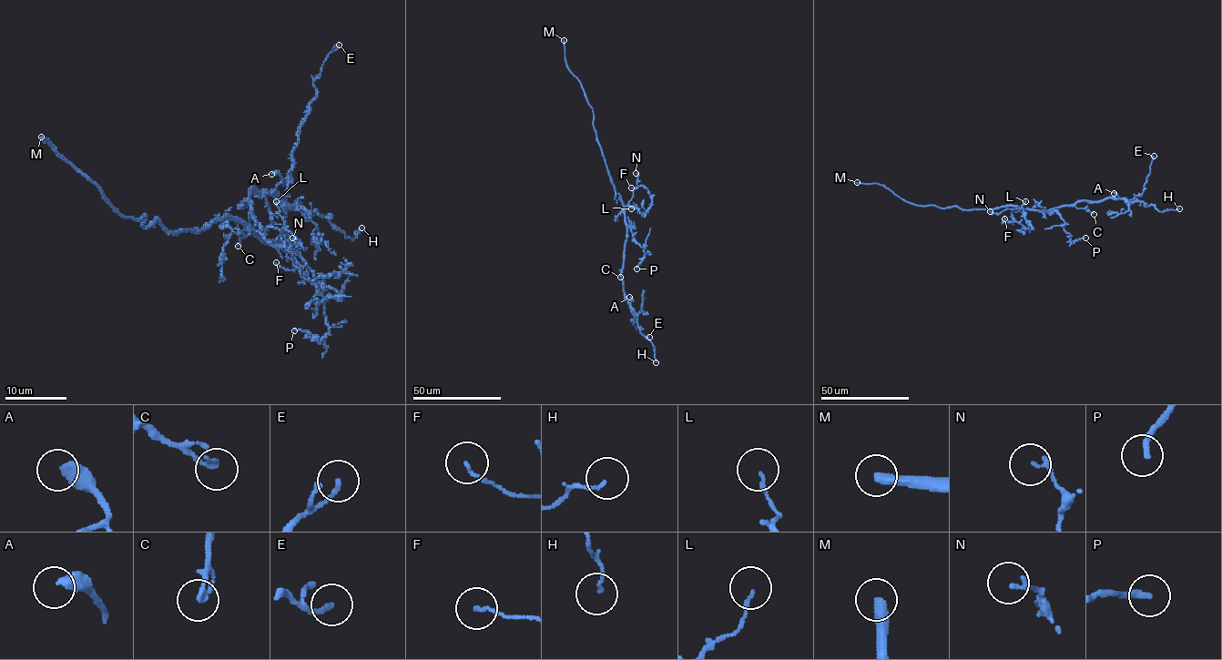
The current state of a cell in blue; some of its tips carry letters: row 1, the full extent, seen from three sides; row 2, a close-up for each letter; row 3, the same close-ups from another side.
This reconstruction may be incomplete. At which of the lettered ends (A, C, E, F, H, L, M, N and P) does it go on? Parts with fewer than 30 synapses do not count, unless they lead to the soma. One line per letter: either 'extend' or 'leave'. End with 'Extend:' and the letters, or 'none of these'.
A: leave
C: leave
E: leave
F: leave
H: leave
L: leave
M: extend
N: leave
P: leave
Extend: M

